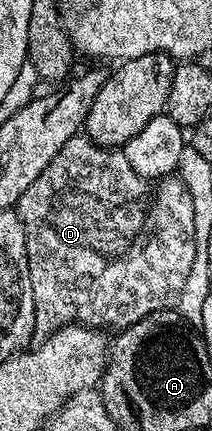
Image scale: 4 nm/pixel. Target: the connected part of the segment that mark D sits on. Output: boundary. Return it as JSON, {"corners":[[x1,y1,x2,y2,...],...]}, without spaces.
{"corners":[[75,136,56,152,56,156,32,180,32,184,18,201,16,213,22,220,22,231,26,234,26,253,24,255,24,270,32,284,32,300,34,301,34,338,41,340,50,334,55,334,60,327,71,324,81,324,95,328,118,326,125,328,144,320,157,310,173,307,178,301,180,292,184,288,184,280,188,280,188,272,192,272,192,260,196,260,196,240,192,228,192,196,182,182,181,177,171,176,161,180,140,176,128,164,125,153,121,149,109,146,98,146,85,136]]}

